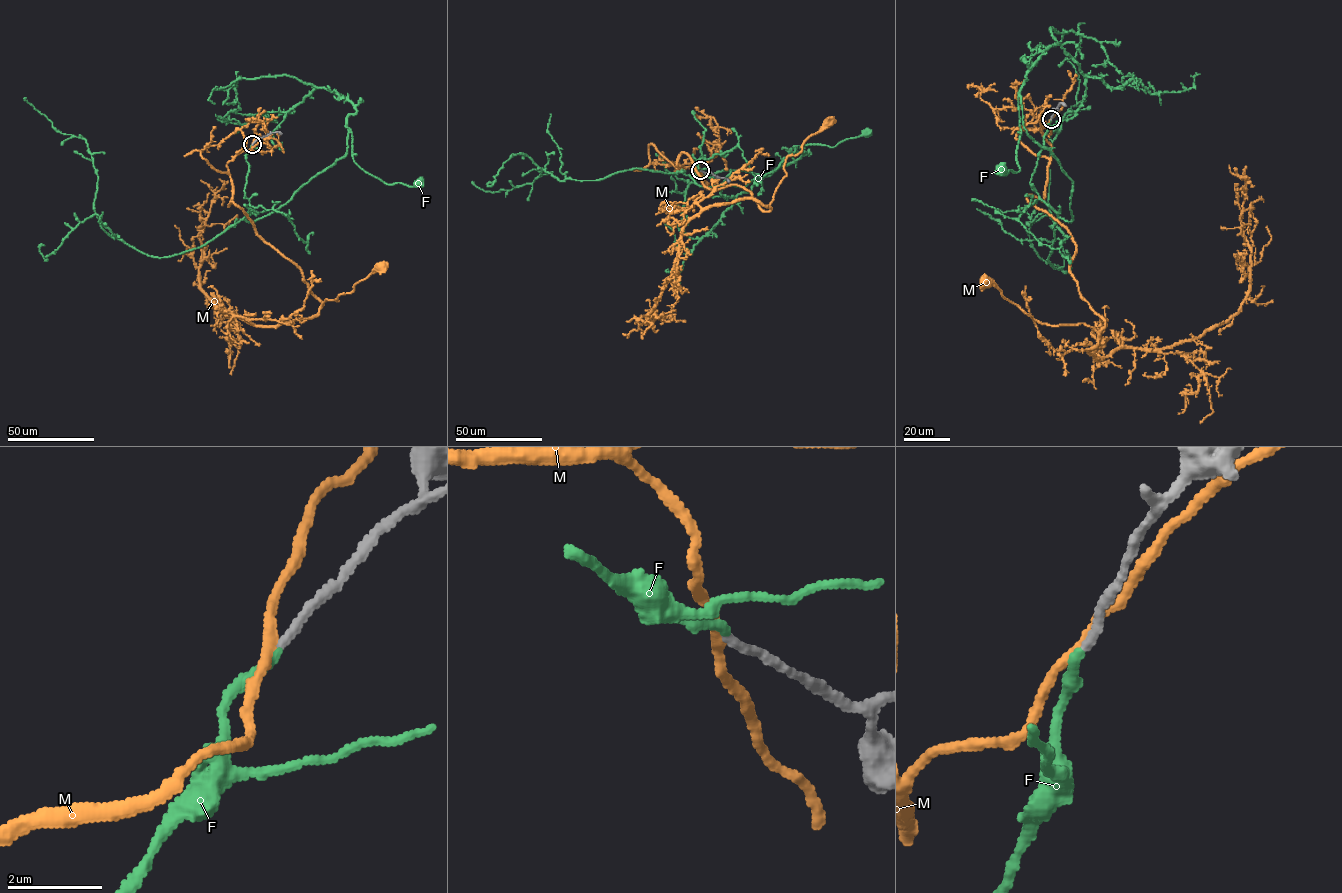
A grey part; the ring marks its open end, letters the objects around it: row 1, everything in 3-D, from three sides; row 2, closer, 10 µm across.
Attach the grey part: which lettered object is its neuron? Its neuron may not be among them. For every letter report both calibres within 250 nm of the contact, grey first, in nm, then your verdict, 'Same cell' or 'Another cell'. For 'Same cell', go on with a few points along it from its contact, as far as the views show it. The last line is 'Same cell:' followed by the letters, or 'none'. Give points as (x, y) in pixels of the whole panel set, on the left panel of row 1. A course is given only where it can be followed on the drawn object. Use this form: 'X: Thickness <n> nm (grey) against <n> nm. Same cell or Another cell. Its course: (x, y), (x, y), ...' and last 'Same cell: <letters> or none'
F: Thickness 190 nm (grey) against 200 nm. Same cell. Its course: (253, 144), (244, 189), (249, 222), (276, 211), (345, 155), (346, 125), (361, 168), (388, 184), (419, 184)
M: Thickness 190 nm (grey) against 180 nm. Another cell
Same cell: F

